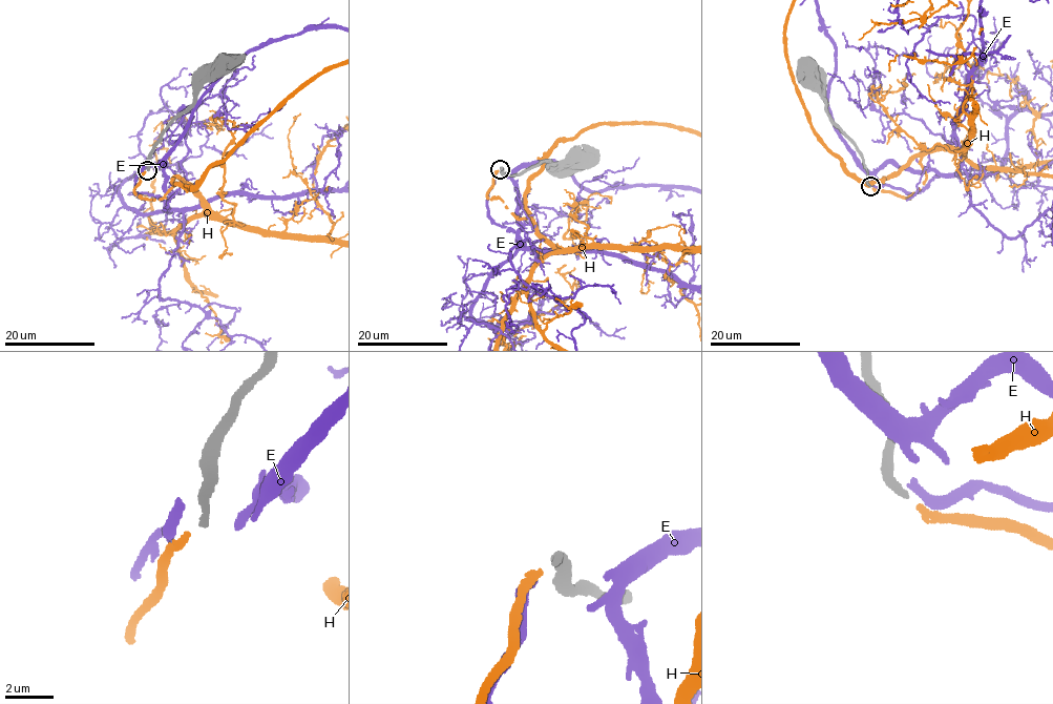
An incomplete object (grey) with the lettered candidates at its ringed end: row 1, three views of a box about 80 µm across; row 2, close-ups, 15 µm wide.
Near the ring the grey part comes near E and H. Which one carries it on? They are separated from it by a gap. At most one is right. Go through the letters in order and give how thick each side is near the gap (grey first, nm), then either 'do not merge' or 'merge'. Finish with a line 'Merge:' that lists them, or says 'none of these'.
E: 320 nm thick on the grey side, 480 nm on the other; do not merge
H: 320 nm thick on the grey side, 240 nm on the other; merge
Merge: H

